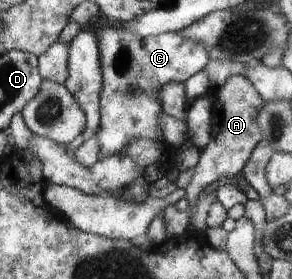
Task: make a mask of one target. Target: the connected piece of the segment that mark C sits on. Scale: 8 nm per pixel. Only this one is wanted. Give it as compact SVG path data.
M98 17L94 25L90 25L94 33L99 36L99 44L101 45L102 53L102 73L103 84L105 90L101 96L101 115L99 123L99 146L101 150L97 160L103 160L111 154L119 154L124 152L125 146L129 140L135 138L145 138L151 142L166 142L161 136L161 124L159 118L164 114L161 110L161 86L167 82L185 82L194 74L207 66L210 61L209 52L205 50L205 46L201 42L183 38L183 32L165 32L155 36L137 36L133 32L125 32L121 30L115 22L112 22L107 17Z

